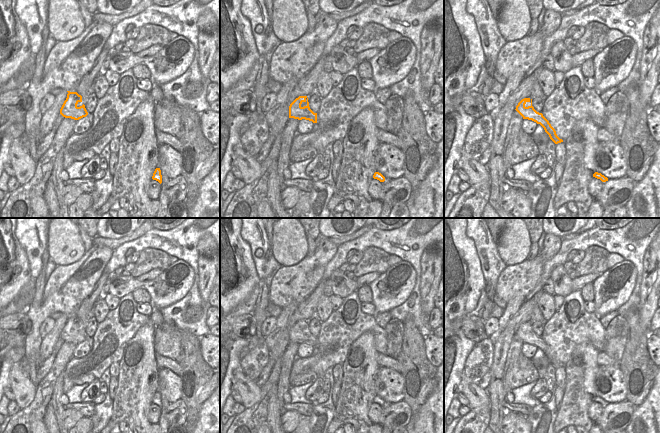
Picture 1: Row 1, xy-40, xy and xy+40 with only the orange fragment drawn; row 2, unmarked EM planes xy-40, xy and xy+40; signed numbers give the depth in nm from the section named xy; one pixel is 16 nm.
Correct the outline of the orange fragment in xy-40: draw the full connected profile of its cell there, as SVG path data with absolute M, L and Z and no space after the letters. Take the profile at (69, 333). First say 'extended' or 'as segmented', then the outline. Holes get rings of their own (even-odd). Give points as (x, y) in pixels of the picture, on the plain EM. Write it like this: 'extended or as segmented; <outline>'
as segmented; M67 316L67 322L60 333L60 338L65 342L71 342L74 344L79 344L86 341L88 336L85 329L83 328L80 331L77 330L79 326L82 326L82 320L77 316Z

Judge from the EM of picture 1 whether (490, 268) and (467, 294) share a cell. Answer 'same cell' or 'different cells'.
different cells

